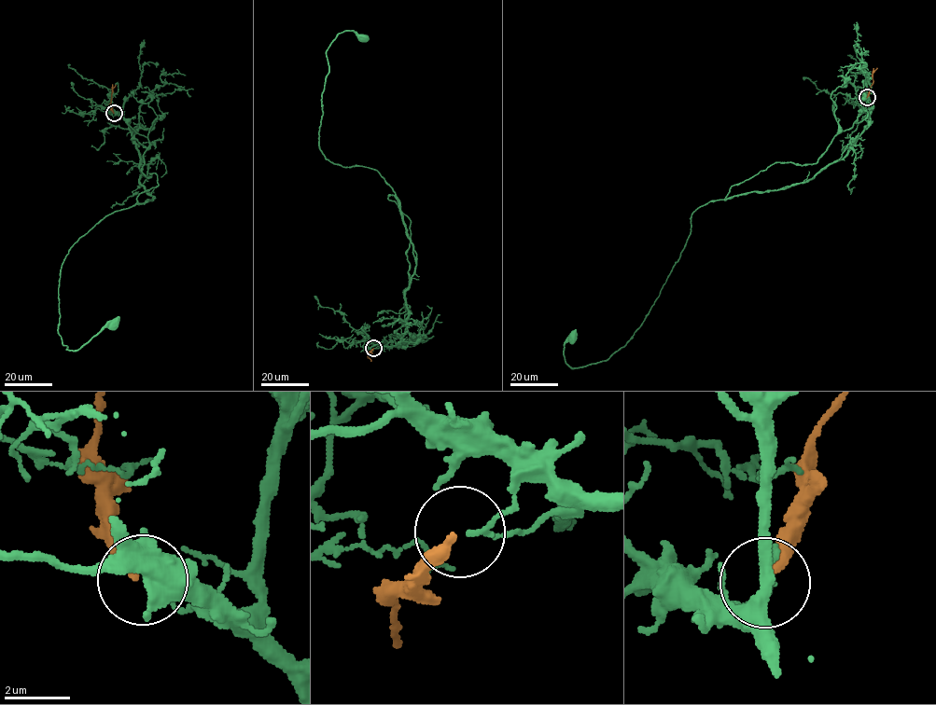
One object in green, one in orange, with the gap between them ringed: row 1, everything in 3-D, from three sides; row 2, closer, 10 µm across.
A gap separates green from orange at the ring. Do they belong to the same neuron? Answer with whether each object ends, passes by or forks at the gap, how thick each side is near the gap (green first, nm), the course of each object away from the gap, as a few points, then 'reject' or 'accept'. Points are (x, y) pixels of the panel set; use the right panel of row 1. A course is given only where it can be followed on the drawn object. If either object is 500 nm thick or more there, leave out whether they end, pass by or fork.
green ends there; orange ends there; 160 nm thick on the green side, 240 nm on the other; green runs (867, 97), (843, 158), (692, 213), (626, 344), (574, 368), (572, 337); orange runs (867, 98), (873, 83), (873, 74), (877, 67); reject

